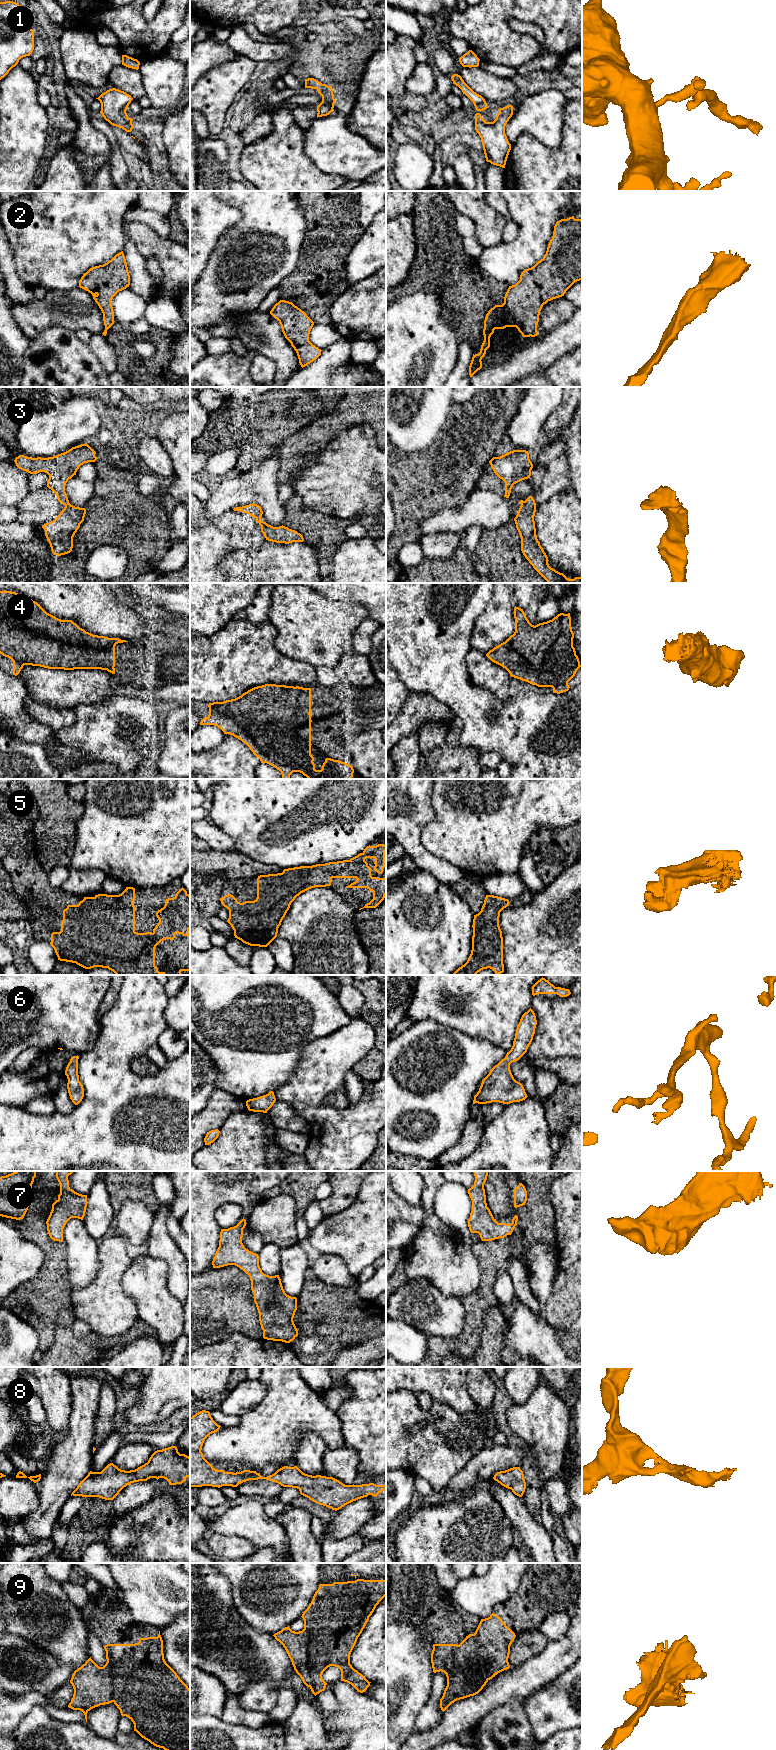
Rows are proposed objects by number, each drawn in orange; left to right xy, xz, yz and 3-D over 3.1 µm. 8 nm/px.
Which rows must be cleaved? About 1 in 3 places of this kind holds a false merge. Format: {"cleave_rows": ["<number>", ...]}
{"cleave_rows": ["4", "9"]}

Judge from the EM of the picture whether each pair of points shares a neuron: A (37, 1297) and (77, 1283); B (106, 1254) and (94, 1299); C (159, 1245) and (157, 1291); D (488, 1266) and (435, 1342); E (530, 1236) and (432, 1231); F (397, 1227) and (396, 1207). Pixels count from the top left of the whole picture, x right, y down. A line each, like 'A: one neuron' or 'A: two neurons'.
A: two neurons
B: one neuron
C: two neurons
D: one neuron
E: two neurons
F: two neurons

